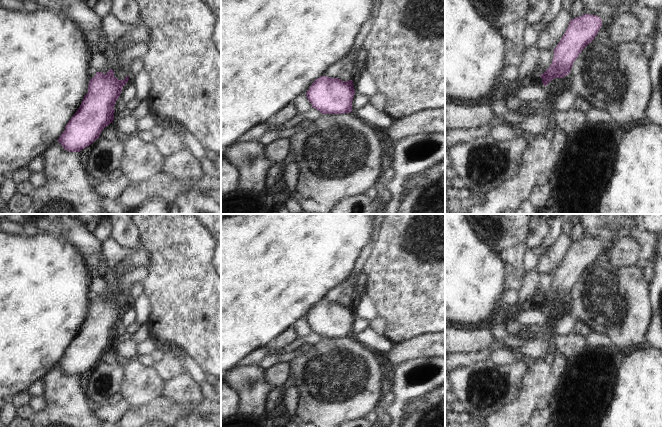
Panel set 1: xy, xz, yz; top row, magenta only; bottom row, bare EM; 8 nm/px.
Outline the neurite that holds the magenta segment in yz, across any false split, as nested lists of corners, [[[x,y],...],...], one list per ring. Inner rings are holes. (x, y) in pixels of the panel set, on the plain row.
[[[584,238],[569,246],[569,250],[557,268],[550,291],[540,299],[544,311],[554,302],[564,302],[571,295],[581,275],[591,267],[602,250],[596,239]]]

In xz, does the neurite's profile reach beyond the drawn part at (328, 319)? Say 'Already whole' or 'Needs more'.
Already whole

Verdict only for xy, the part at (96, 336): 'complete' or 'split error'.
complete

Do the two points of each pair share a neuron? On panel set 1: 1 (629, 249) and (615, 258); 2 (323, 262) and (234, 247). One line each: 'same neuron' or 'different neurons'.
1: same neuron
2: same neuron

